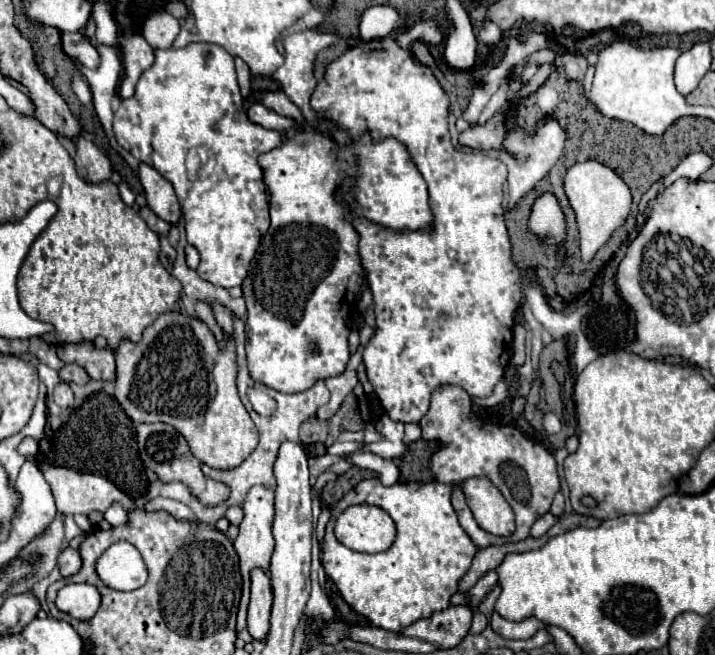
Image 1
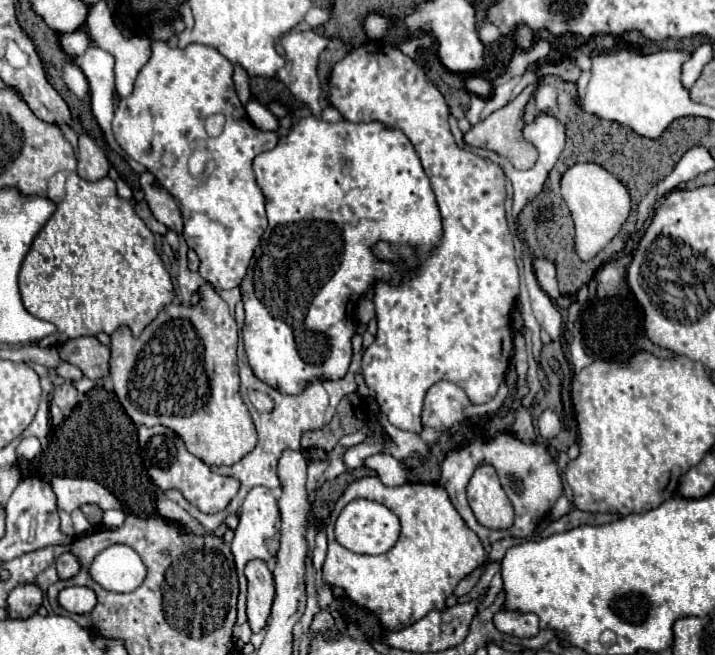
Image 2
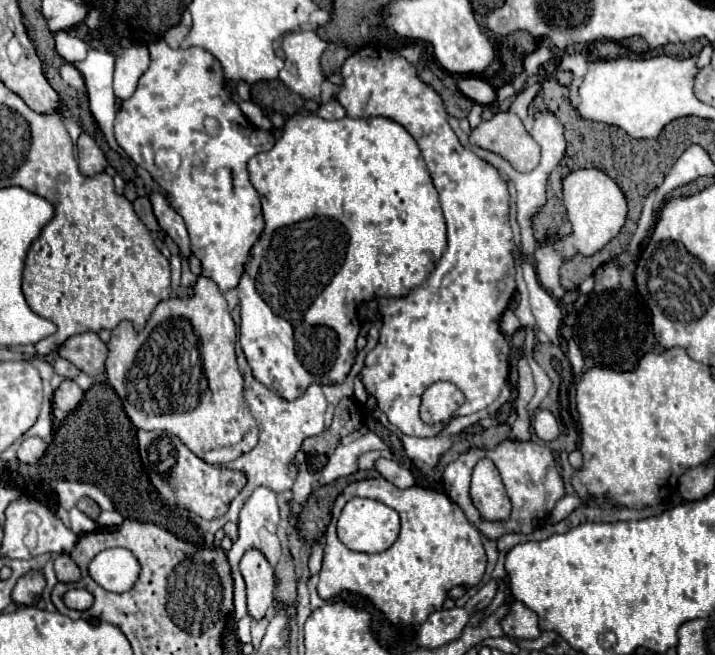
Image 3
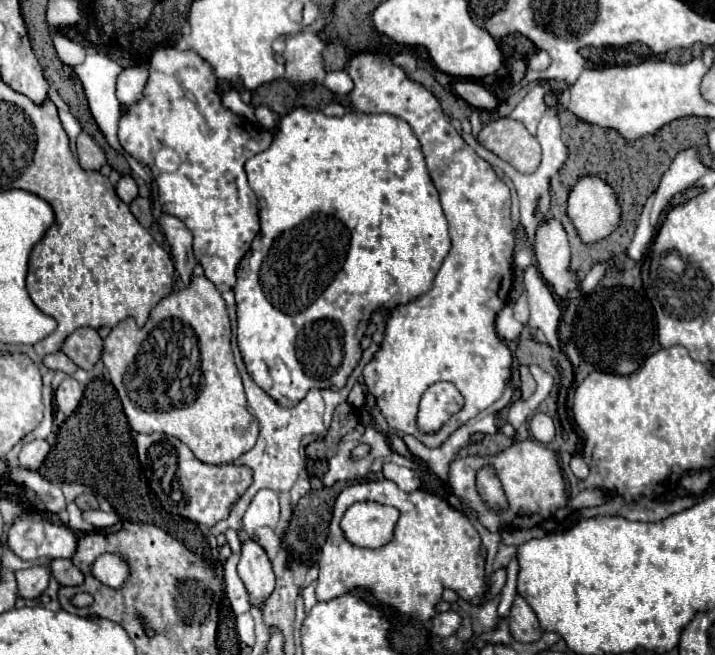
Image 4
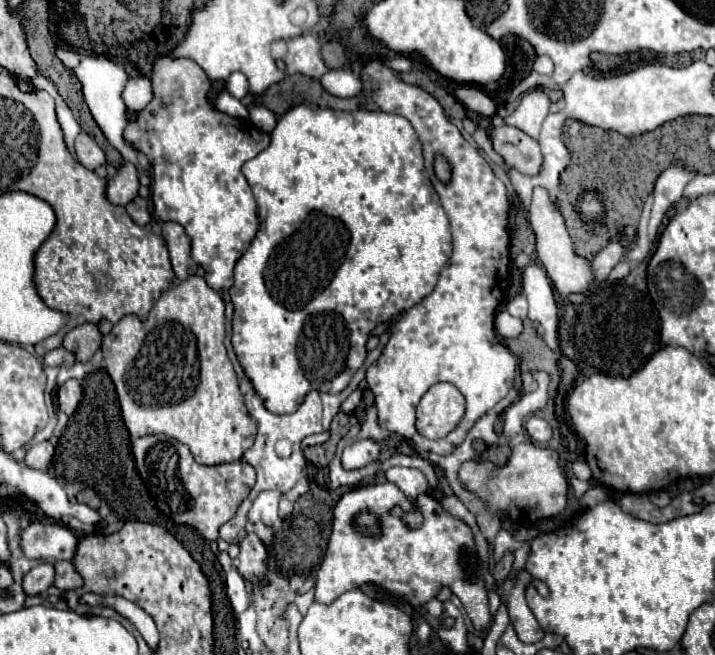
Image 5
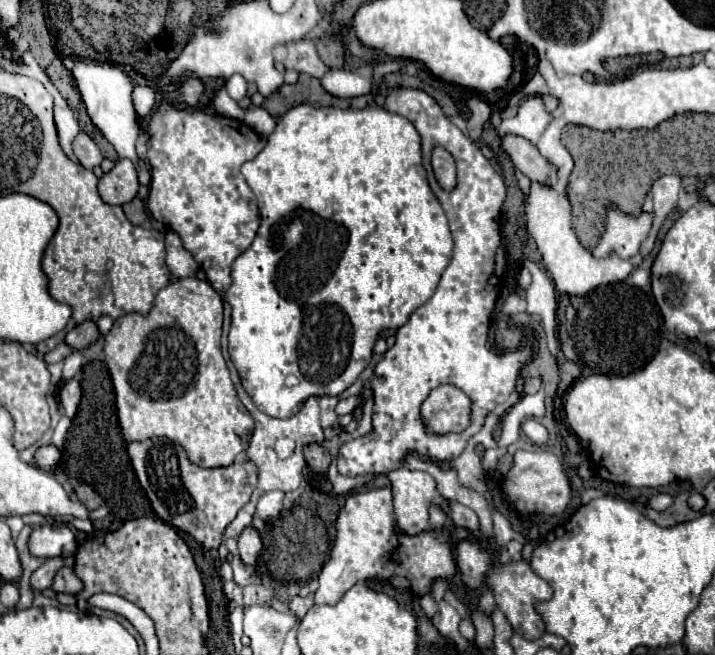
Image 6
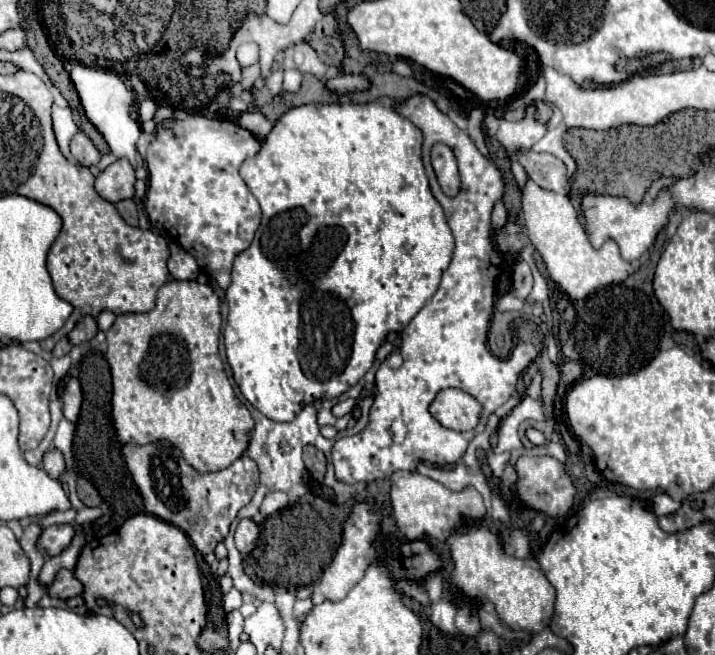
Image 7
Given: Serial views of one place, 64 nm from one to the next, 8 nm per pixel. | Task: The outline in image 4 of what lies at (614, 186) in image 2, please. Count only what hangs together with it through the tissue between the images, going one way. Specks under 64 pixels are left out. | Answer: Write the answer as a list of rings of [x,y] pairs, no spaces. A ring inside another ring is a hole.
[[[580,176],[570,194],[568,194],[568,216],[580,236],[580,240],[588,246],[608,238],[612,232],[616,232],[616,228],[622,222],[622,208],[620,208],[620,200],[616,196],[616,192],[612,192],[612,186],[602,180],[600,176]],[[548,220],[536,230],[534,244],[538,268],[544,280],[552,284],[558,296],[566,296],[570,290],[578,288],[576,276],[568,270],[570,266],[570,244],[562,224],[558,220]]]

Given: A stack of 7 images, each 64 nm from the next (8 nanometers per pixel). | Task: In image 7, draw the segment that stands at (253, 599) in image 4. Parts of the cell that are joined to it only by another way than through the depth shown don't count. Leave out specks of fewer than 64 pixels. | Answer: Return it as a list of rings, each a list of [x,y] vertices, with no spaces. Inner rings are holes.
[[[242,520],[236,530],[236,548],[242,552],[242,556],[248,556],[252,552],[252,544],[256,544],[260,534],[260,528],[252,520]]]

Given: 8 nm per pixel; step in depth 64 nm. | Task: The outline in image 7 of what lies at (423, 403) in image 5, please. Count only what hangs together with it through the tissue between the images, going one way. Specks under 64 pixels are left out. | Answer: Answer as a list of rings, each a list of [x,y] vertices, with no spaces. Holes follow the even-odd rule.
[[[444,388],[436,394],[430,408],[432,418],[438,420],[444,428],[466,432],[478,424],[480,404],[458,388]]]

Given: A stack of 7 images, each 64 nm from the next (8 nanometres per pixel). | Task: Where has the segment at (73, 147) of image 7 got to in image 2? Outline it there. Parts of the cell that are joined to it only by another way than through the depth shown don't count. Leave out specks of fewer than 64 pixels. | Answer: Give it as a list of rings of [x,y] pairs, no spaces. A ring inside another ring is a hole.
[[[80,134],[78,138],[78,176],[84,180],[100,180],[108,176],[110,162],[100,146],[88,136]]]

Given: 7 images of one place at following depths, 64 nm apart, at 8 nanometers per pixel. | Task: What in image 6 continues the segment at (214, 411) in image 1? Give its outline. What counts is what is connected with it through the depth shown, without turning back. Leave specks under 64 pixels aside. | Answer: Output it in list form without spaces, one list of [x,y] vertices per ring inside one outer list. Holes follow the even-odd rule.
[[[182,278],[162,288],[148,316],[126,314],[114,320],[112,330],[106,334],[104,354],[116,390],[118,420],[128,442],[154,436],[170,438],[184,446],[188,458],[202,468],[228,466],[242,450],[246,450],[254,420],[238,400],[228,364],[220,350],[220,338],[222,298],[206,280],[198,278]]]

